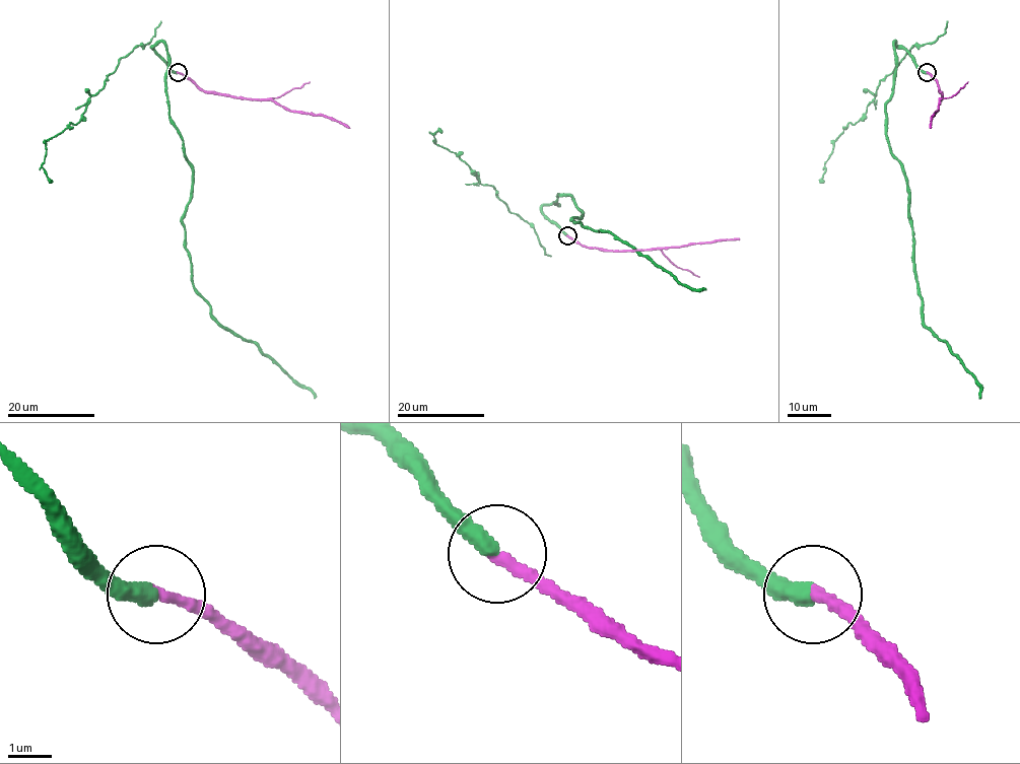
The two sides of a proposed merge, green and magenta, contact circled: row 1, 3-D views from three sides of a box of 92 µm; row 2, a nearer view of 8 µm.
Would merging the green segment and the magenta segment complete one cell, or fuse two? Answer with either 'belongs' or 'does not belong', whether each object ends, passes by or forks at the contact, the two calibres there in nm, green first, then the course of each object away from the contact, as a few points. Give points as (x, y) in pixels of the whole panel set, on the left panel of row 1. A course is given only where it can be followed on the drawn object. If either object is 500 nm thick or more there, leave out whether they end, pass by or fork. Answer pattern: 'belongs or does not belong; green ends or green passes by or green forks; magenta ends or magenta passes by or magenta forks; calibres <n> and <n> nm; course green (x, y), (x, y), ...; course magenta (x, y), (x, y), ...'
does not belong; green ends; magenta ends; calibres 400 and 280 nm; course green (177, 72), (154, 46), (165, 45), (170, 121), (191, 164), (183, 226), (195, 290), (219, 323), (315, 398); course magenta (177, 72), (201, 88), (236, 97), (273, 99), (290, 111), (325, 115), (350, 128)

